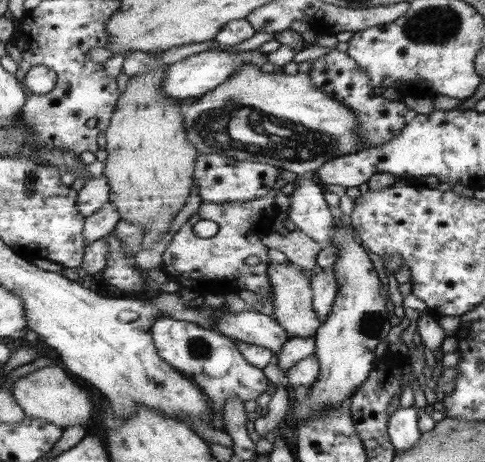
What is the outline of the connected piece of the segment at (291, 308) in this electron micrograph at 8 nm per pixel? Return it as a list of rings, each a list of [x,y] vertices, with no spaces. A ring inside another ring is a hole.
[[[274,257],[268,268],[269,283],[273,289],[273,318],[276,319],[287,333],[294,337],[314,337],[317,328],[321,326],[320,317],[313,308],[313,289],[311,277],[305,275],[305,270],[281,257]]]

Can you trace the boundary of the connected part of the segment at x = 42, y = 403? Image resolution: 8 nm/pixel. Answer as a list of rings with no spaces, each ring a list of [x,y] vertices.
[[[48,365],[40,370],[35,370],[22,376],[12,383],[12,396],[25,412],[25,416],[42,419],[50,424],[56,424],[65,429],[76,424],[90,427],[95,421],[96,406],[92,401],[92,394],[86,388],[82,388],[64,368],[57,365]]]

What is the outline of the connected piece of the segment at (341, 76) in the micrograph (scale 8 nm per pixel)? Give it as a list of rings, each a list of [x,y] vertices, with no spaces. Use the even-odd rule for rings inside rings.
[[[332,48],[332,51],[328,51],[326,55],[311,63],[312,67],[308,74],[314,80],[314,84],[332,95],[337,101],[342,101],[342,104],[346,104],[354,112],[356,116],[354,132],[360,138],[360,149],[356,152],[384,146],[402,134],[402,128],[406,124],[404,114],[408,107],[401,100],[390,101],[382,95],[374,95],[369,76],[358,68],[357,62],[349,56],[349,53]]]

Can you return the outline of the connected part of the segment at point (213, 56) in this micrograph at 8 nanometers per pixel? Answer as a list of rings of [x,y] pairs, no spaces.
[[[210,49],[193,54],[180,62],[170,64],[169,68],[163,76],[163,84],[161,89],[171,97],[177,99],[197,98],[205,95],[207,92],[214,90],[216,87],[224,84],[245,62],[251,62],[255,66],[262,66],[269,60],[266,53],[260,50],[253,51],[219,51],[218,49]]]

